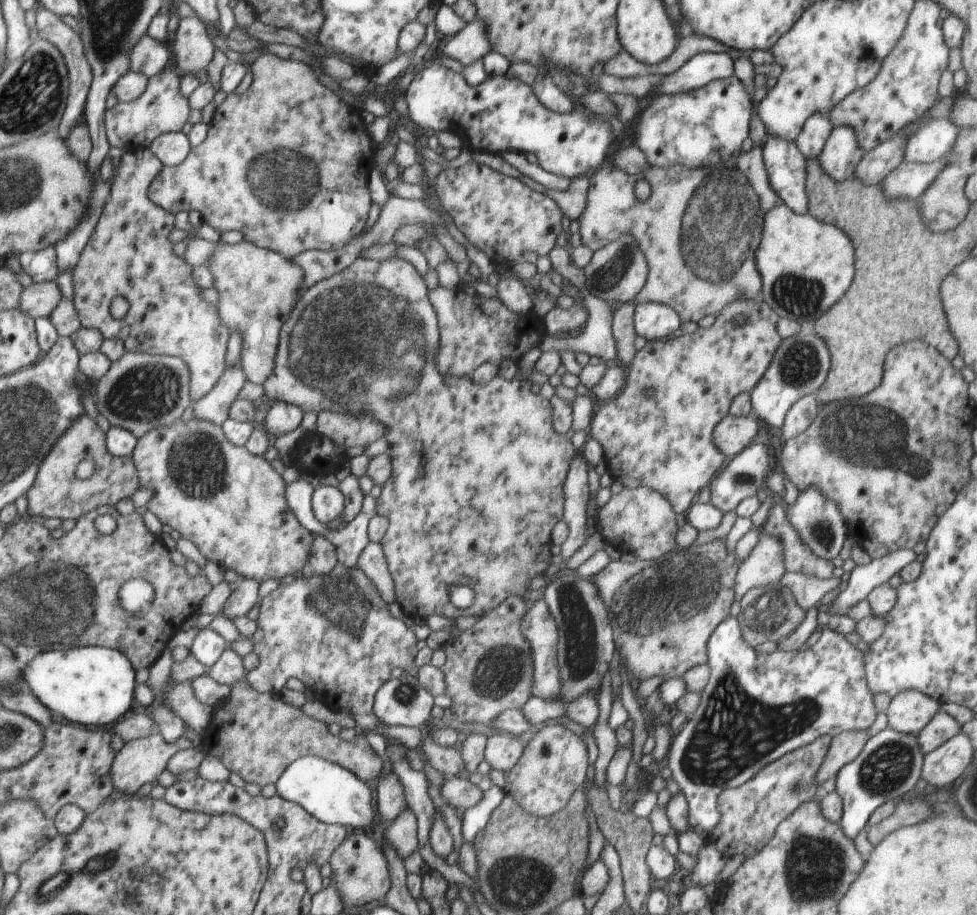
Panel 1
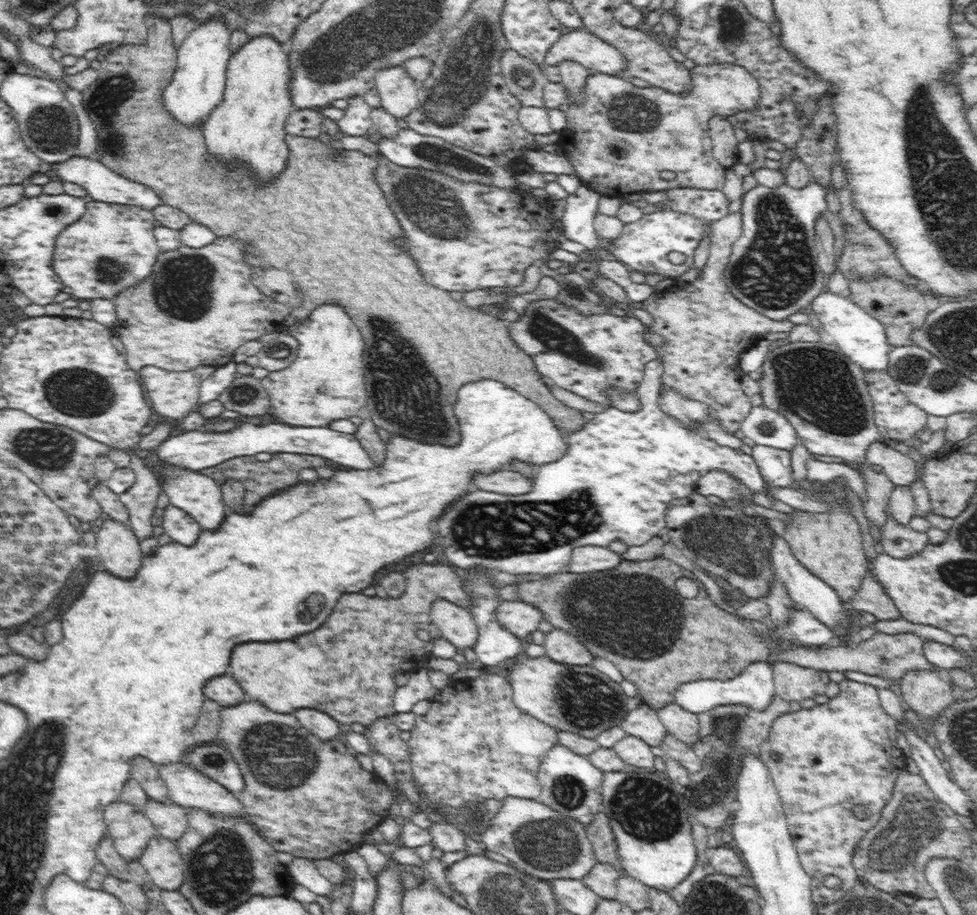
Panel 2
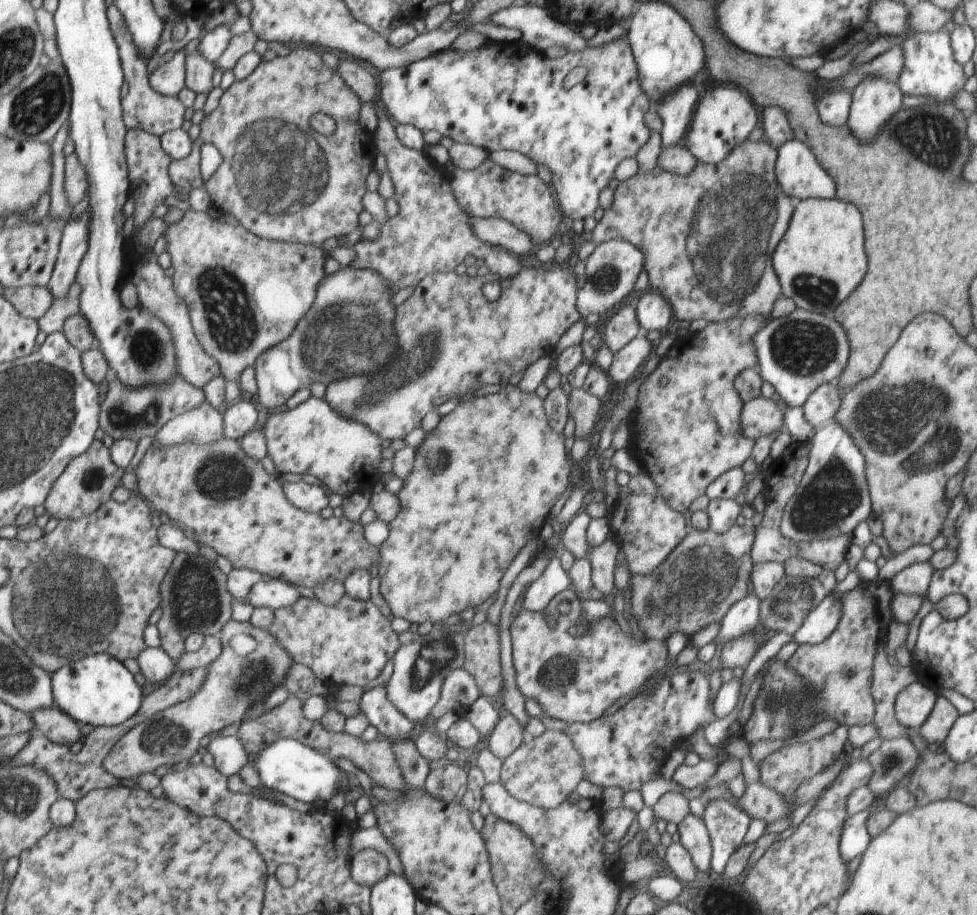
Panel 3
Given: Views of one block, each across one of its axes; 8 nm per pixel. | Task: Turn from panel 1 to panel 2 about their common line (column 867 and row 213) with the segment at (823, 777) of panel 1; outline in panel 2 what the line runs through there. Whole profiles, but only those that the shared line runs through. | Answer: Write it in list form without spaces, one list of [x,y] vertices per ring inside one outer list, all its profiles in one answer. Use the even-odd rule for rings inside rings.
[[[740,211],[728,213],[728,216],[711,223],[709,256],[703,269],[700,270],[701,275],[689,284],[687,290],[674,289],[669,293],[659,294],[659,298],[652,298],[650,302],[644,304],[644,310],[647,310],[653,318],[652,325],[649,326],[650,331],[665,340],[662,346],[655,346],[655,351],[663,366],[661,380],[663,388],[671,388],[688,400],[703,402],[709,408],[711,418],[717,418],[719,426],[728,434],[734,434],[736,430],[741,429],[741,422],[753,407],[750,397],[740,388],[742,371],[739,360],[742,352],[750,350],[764,334],[790,333],[795,328],[795,324],[788,319],[775,321],[756,312],[740,302],[728,290],[725,283],[725,268],[731,255],[732,244],[740,238],[740,234],[742,234],[742,213]]]

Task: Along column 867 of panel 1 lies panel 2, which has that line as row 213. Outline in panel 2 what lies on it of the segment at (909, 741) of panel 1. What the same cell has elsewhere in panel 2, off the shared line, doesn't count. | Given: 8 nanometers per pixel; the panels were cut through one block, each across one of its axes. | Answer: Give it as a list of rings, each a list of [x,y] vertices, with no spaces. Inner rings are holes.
[[[812,182],[802,189],[758,185],[742,196],[742,234],[732,244],[725,268],[726,286],[740,302],[781,321],[810,306],[826,288],[814,224],[828,210],[827,194],[827,188]]]

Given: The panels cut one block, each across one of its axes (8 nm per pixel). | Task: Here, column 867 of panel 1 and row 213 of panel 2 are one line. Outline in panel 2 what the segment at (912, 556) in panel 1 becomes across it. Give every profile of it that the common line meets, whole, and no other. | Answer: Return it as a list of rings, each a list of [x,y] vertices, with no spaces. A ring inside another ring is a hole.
[[[581,185],[574,194],[567,198],[561,216],[561,232],[566,238],[584,245],[586,248],[598,249],[598,233],[594,218],[599,212],[602,195],[586,185]]]

